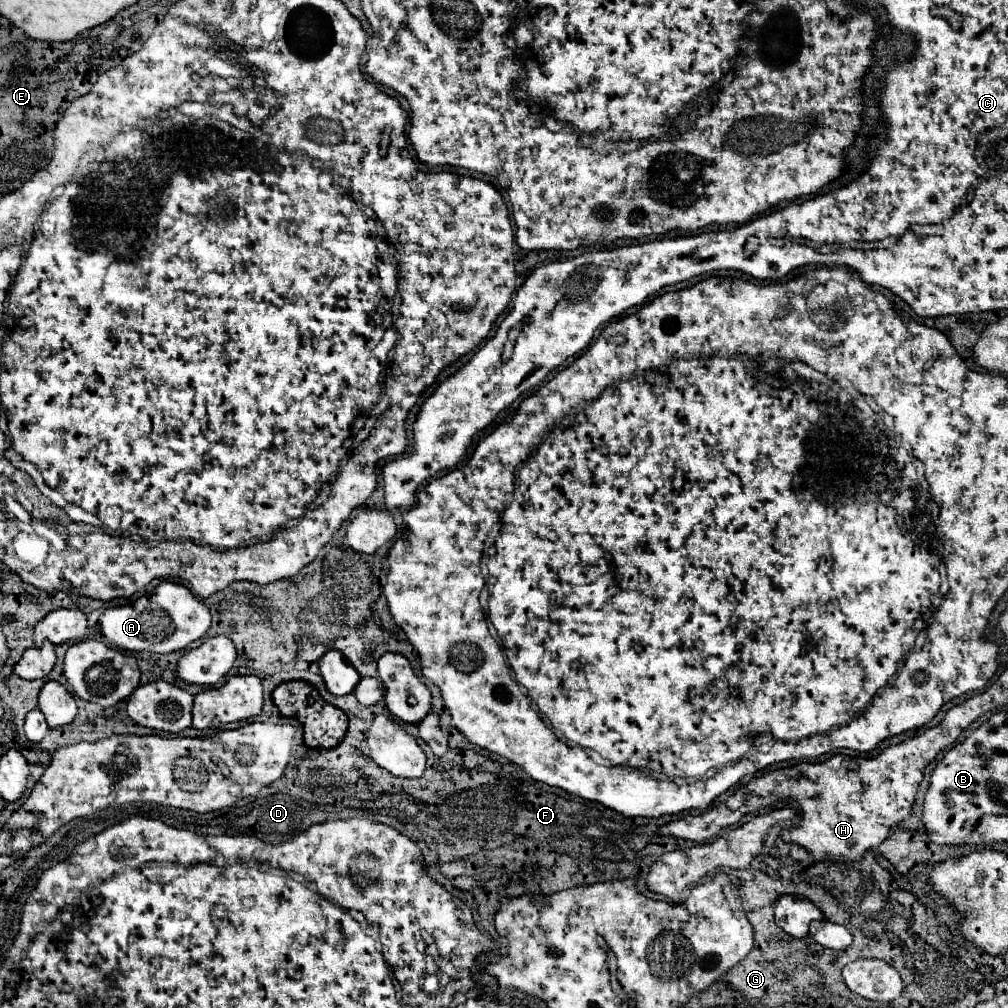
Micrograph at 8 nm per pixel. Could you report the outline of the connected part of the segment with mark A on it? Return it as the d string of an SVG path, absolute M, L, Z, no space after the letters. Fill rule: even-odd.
M164 581L158 585L156 595L144 595L124 607L104 609L100 615L100 631L112 645L126 651L172 653L200 639L208 631L210 619L208 607L198 601L184 585Z

